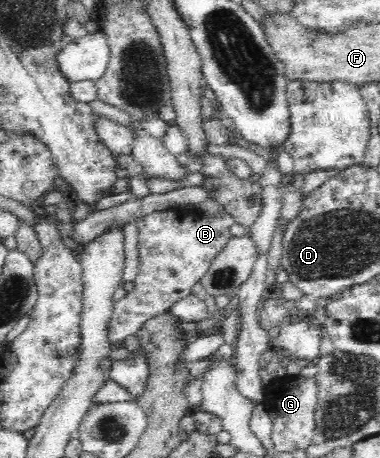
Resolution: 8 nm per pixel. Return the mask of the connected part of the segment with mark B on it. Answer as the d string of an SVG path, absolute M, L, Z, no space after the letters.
M194 207L171 208L147 214L136 220L138 226L139 268L134 289L114 303L107 321L106 337L110 347L122 346L123 340L135 334L144 322L163 314L178 300L191 293L194 284L233 236L229 228L234 220L224 212L205 214Z

